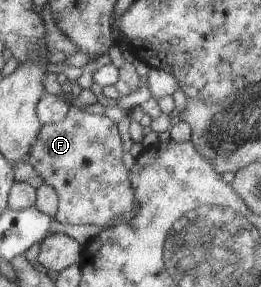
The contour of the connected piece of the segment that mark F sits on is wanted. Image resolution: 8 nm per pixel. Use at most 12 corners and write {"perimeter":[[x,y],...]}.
{"perimeter":[[70,105],[26,161],[58,223],[124,225],[139,203],[116,125]]}

